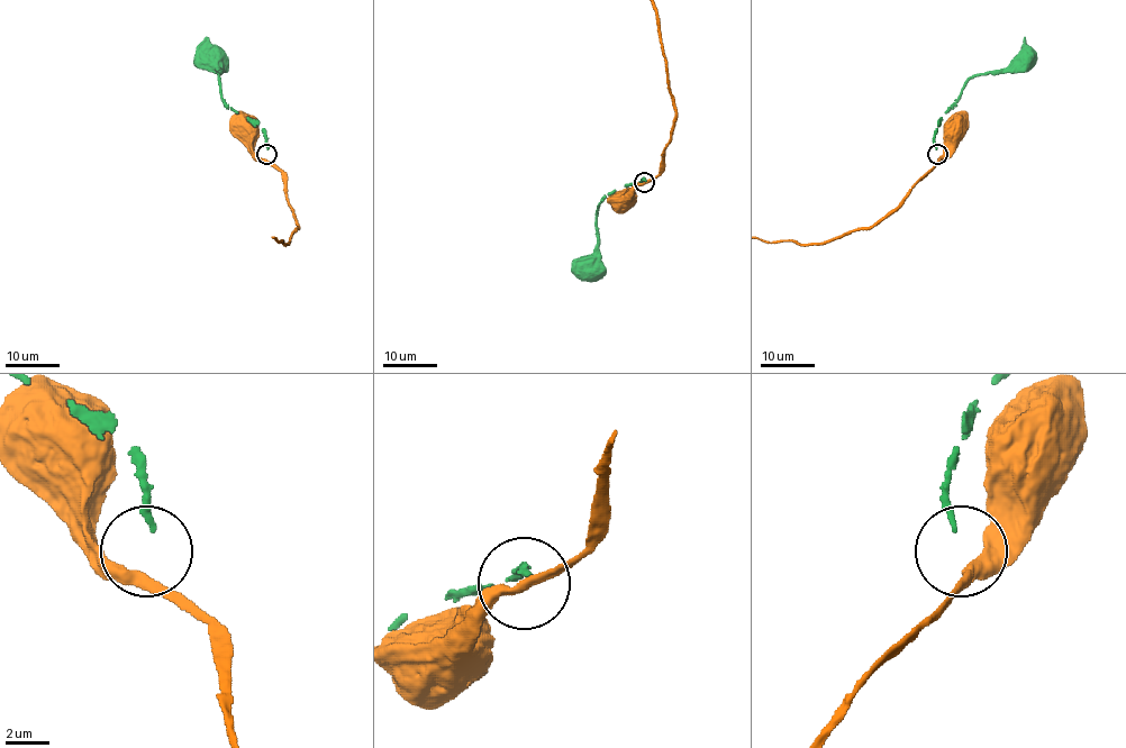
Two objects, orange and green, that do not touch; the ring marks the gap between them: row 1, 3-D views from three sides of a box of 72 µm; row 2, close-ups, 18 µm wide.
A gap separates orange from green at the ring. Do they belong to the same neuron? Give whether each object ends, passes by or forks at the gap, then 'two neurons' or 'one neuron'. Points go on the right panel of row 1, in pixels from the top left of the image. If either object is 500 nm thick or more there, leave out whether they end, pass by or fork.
orange passes by; green ends there; two neurons

